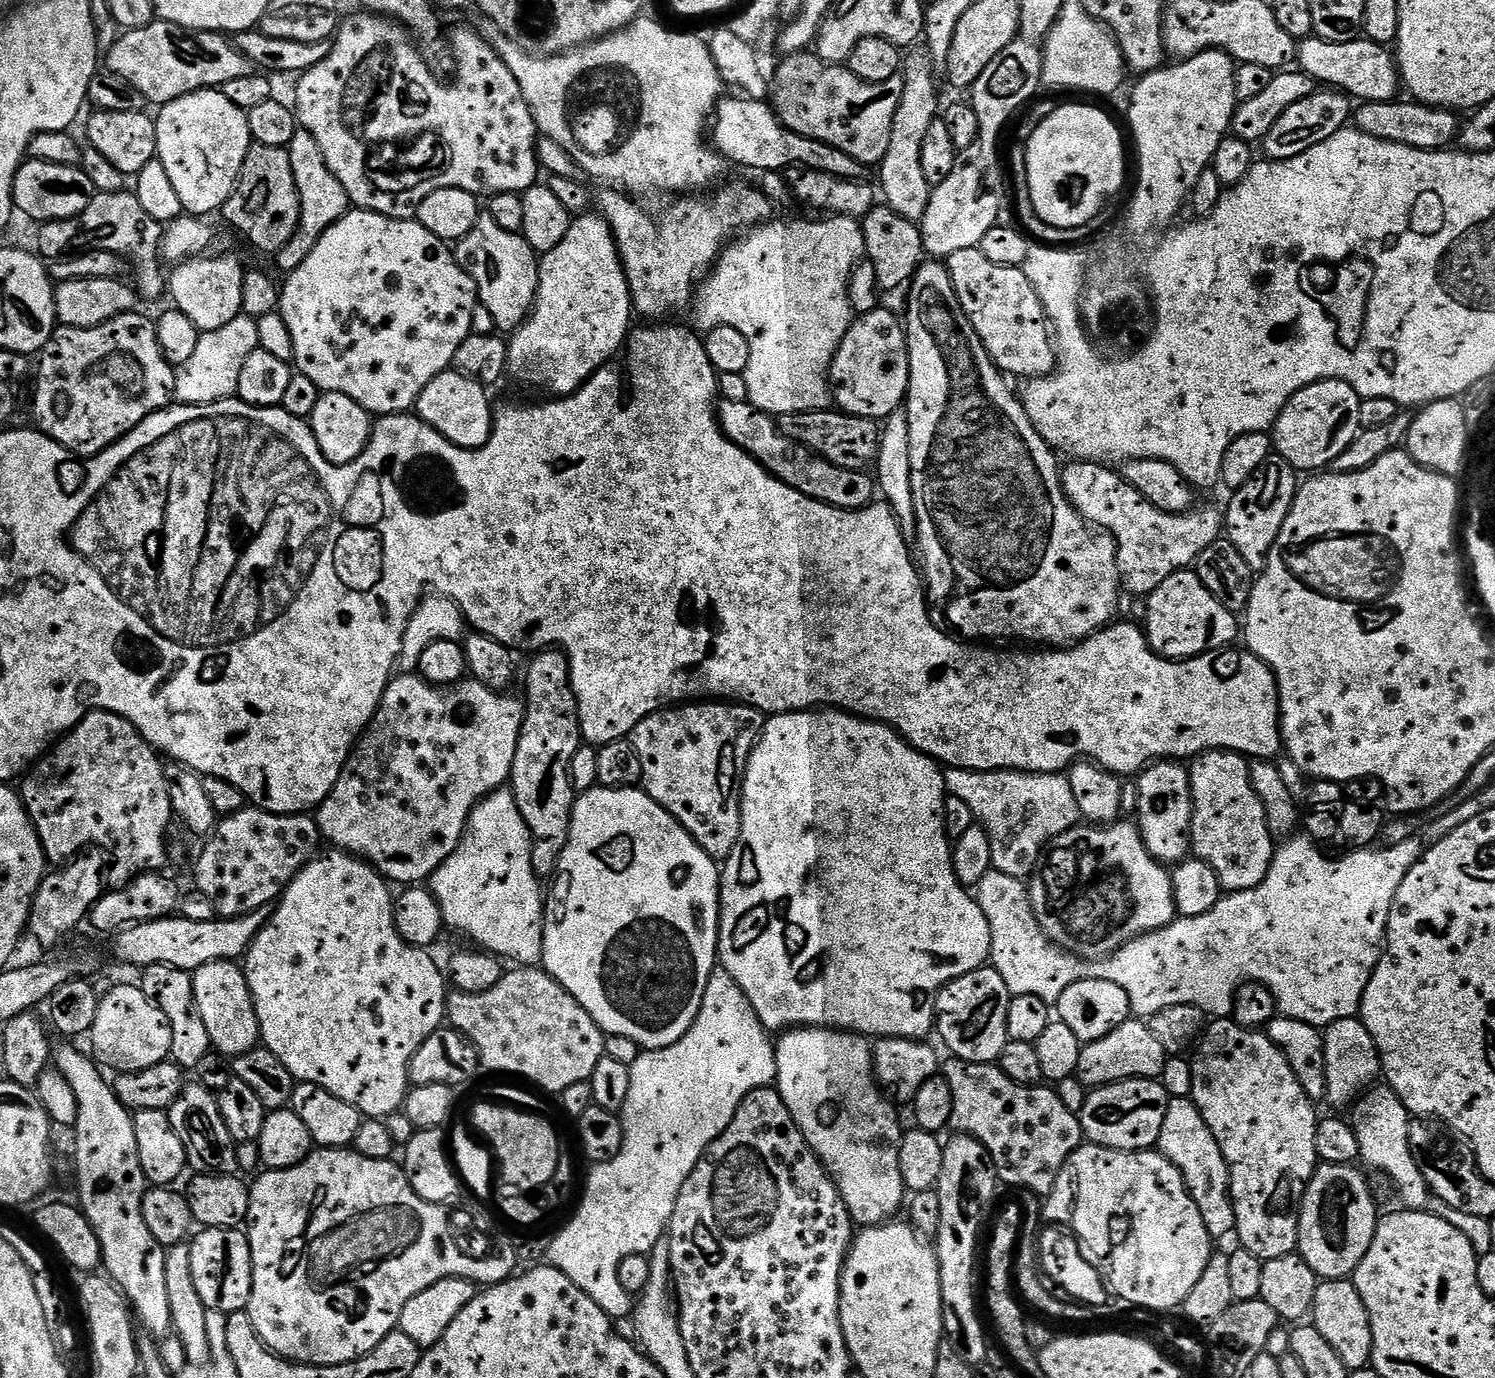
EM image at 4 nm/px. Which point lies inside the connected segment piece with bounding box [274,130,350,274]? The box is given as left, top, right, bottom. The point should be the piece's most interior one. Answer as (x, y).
(322, 201)

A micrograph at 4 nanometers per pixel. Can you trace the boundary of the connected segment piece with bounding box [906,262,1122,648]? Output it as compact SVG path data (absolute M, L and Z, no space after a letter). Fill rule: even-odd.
M940 262L921 263L907 285L908 320L906 331L909 352L909 388L906 411L910 426L910 466L912 467L912 489L916 507L916 539L920 544L918 560L922 565L922 580L926 585L926 599L931 611L938 617L939 627L965 642L996 642L992 640L1025 640L1028 646L1051 646L1062 648L1080 643L1093 636L1101 628L1107 628L1117 619L1116 607L1120 604L1122 589L1120 575L1116 569L1116 540L1104 530L1093 530L1076 513L1075 506L1068 500L1060 481L1061 465L1056 465L1057 453L1041 436L1026 414L1021 397L1012 393L1005 373L997 368L984 344L978 338L970 318L958 302L954 282L947 267Z

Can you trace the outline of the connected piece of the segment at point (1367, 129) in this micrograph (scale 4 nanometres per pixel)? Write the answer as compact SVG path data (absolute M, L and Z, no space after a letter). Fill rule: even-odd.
M1403 99L1361 103L1354 112L1354 126L1374 138L1414 146L1418 150L1439 152L1451 149L1462 127L1461 121L1456 121L1457 113L1450 108L1432 108L1428 104Z

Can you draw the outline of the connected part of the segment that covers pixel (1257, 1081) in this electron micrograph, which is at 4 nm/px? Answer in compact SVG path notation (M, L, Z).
M1216 1018L1211 1023L1203 1029L1202 1035L1194 1048L1196 1057L1191 1057L1190 1060L1192 1065L1192 1094L1190 1099L1198 1106L1202 1118L1206 1118L1206 1126L1210 1126L1210 1134L1214 1134L1214 1142L1218 1142L1218 1146L1226 1158L1226 1166L1230 1174L1234 1218L1236 1219L1235 1239L1240 1239L1237 1240L1239 1247L1250 1250L1250 1254L1254 1254L1262 1261L1291 1256L1297 1251L1300 1239L1300 1202L1304 1199L1304 1192L1318 1167L1316 1154L1318 1115L1316 1116L1315 1110L1312 1109L1315 1108L1314 1101L1306 1094L1306 1090L1302 1090L1302 1082L1298 1082L1294 1070L1290 1070L1290 1062L1286 1062L1280 1047L1263 1031L1243 1028L1242 1025L1236 1024L1236 1021L1232 1018Z

